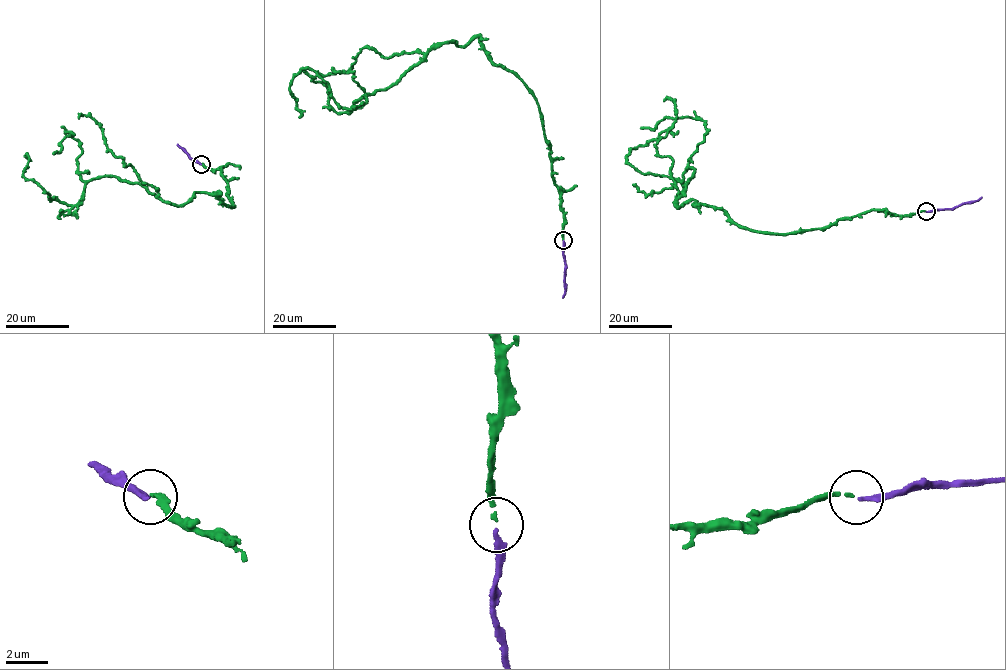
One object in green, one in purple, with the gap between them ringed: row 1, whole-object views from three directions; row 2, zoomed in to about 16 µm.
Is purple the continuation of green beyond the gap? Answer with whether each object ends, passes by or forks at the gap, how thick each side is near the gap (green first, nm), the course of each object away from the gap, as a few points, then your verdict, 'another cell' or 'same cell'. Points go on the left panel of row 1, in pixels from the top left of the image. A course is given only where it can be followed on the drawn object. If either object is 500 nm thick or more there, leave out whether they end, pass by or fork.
green ends | purple ends | 150/200 nm | green via (201, 163), (223, 167), (232, 208), (219, 192), (173, 205), (110, 176), (68, 205), (22, 176), (24, 155) | purple via (200, 164), (189, 158), (177, 144) | another cell

